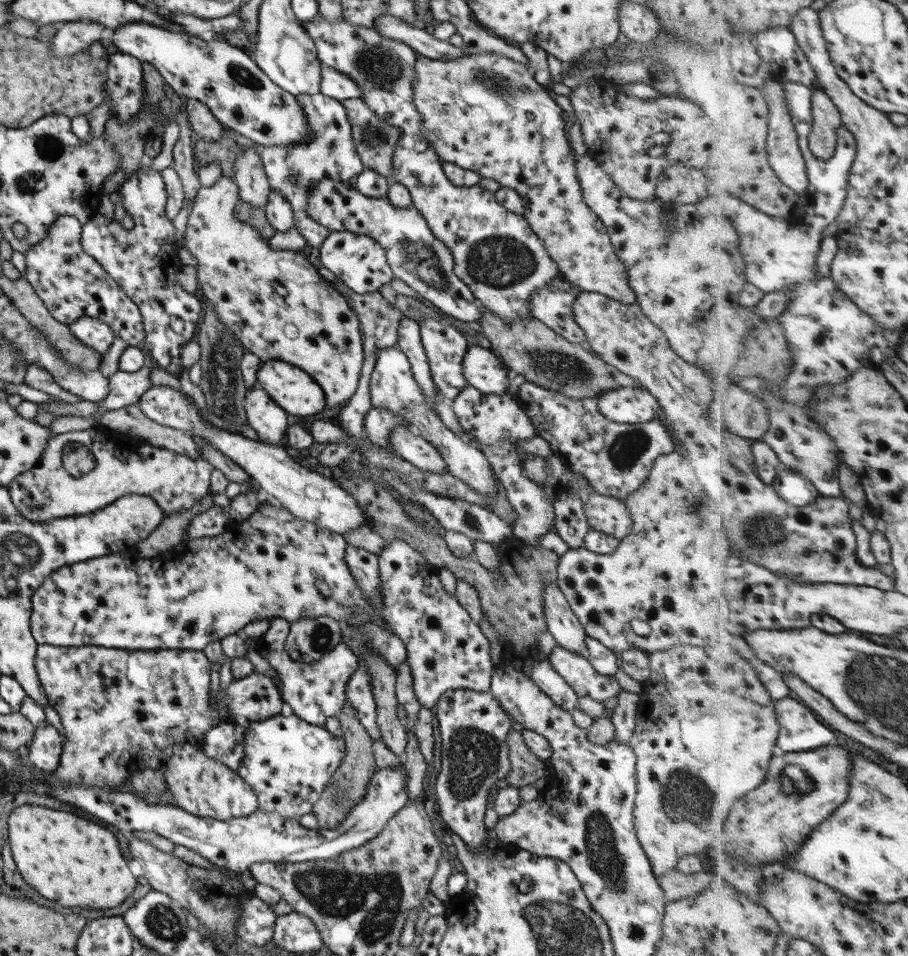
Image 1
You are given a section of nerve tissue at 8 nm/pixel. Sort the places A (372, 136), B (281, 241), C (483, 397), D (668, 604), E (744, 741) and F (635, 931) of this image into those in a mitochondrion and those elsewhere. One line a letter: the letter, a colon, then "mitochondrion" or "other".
A: mitochondrion
B: other
C: other
D: other
E: other
F: mitochondrion

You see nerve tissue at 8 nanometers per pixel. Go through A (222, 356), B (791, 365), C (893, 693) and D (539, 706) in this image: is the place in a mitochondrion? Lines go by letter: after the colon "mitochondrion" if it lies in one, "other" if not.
A: mitochondrion
B: other
C: mitochondrion
D: other

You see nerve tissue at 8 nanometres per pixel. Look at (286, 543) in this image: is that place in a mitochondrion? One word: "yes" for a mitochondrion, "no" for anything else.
no

